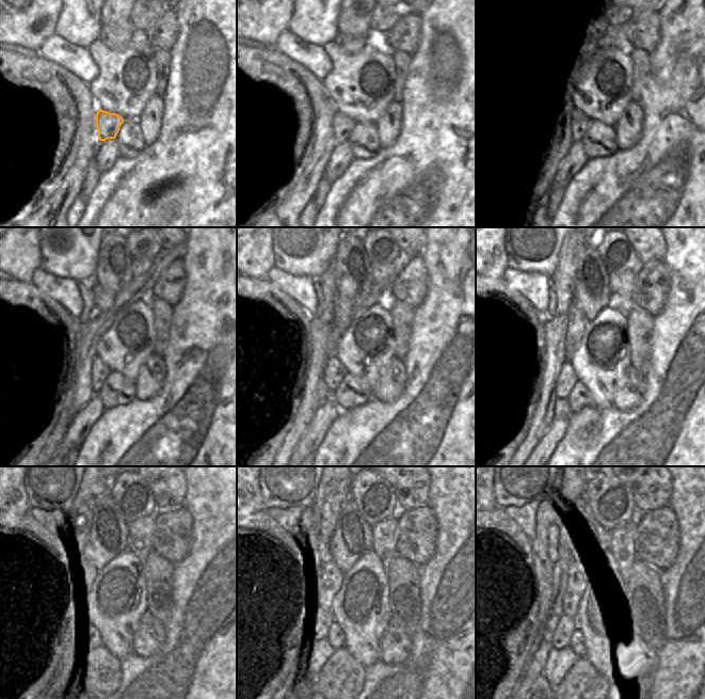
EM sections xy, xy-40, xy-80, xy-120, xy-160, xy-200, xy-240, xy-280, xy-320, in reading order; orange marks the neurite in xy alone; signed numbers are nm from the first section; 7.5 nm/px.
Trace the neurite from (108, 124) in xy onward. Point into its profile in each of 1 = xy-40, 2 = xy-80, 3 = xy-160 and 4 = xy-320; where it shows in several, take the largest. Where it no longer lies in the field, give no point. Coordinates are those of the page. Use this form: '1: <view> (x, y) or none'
1: xy-40 (342, 126)
2: xy-80 (578, 123)
3: xy-160 (334, 372)
4: xy-320 (564, 628)

